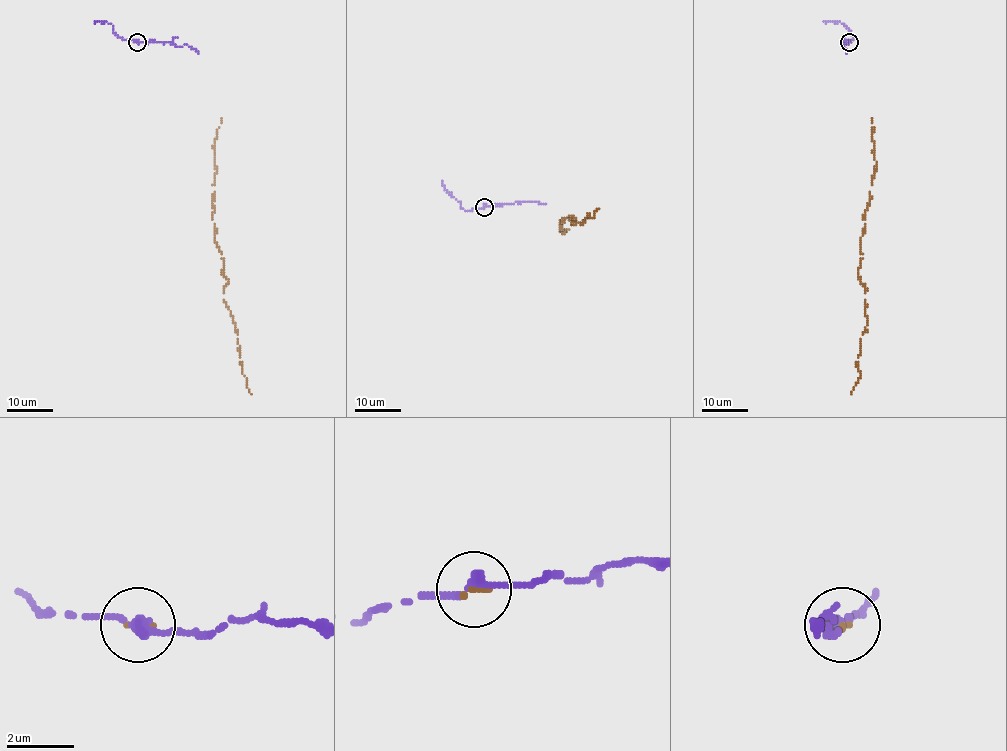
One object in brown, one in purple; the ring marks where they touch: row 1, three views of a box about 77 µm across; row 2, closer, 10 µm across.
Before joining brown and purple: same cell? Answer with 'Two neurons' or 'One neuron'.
One neuron

